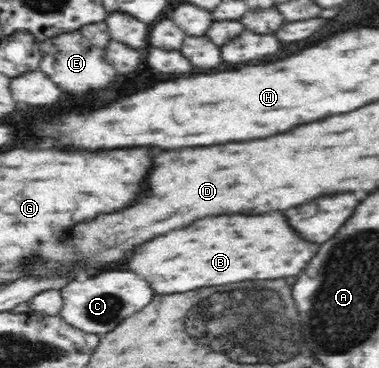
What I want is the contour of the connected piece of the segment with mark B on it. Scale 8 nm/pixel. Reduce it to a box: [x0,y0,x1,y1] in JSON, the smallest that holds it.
[126,213,314,295]

